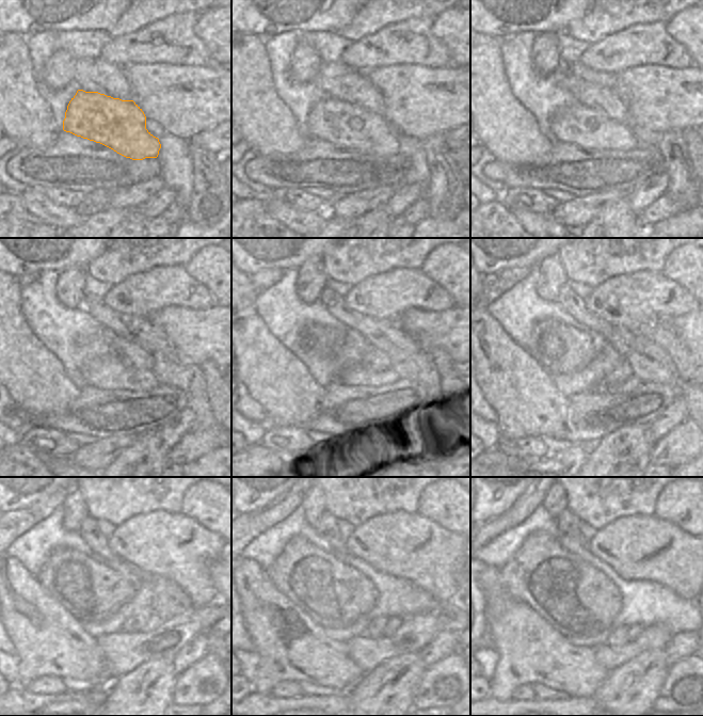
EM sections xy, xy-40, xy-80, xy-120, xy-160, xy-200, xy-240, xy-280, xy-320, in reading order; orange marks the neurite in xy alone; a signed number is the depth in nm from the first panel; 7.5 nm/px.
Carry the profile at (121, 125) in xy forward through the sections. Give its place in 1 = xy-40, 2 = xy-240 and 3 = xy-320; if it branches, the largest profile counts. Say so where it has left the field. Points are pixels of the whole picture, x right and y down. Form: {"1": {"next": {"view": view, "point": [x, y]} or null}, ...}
{"1": {"next": {"view": "xy-40", "point": [331, 120]}}, "2": {"next": {"view": "xy-240", "point": [154, 622]}}, "3": {"next": {"view": "xy-320", "point": [634, 630]}}}

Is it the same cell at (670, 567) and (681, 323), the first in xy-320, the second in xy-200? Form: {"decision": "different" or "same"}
{"decision": "different"}

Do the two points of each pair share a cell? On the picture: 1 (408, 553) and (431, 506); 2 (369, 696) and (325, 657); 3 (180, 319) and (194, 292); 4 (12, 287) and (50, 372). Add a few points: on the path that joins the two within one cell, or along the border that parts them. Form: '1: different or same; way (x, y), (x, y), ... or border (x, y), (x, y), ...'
1: different; border (416, 512), (432, 520), (447, 530)
2: different; border (364, 674), (348, 690)
3: different; border (212, 306), (188, 308), (166, 305), (162, 308)
4: same; way (12, 308), (12, 334), (29, 351)

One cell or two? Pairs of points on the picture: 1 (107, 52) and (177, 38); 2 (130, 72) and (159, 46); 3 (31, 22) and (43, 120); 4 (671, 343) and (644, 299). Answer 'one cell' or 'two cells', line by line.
1: one cell
2: two cells
3: two cells
4: one cell

